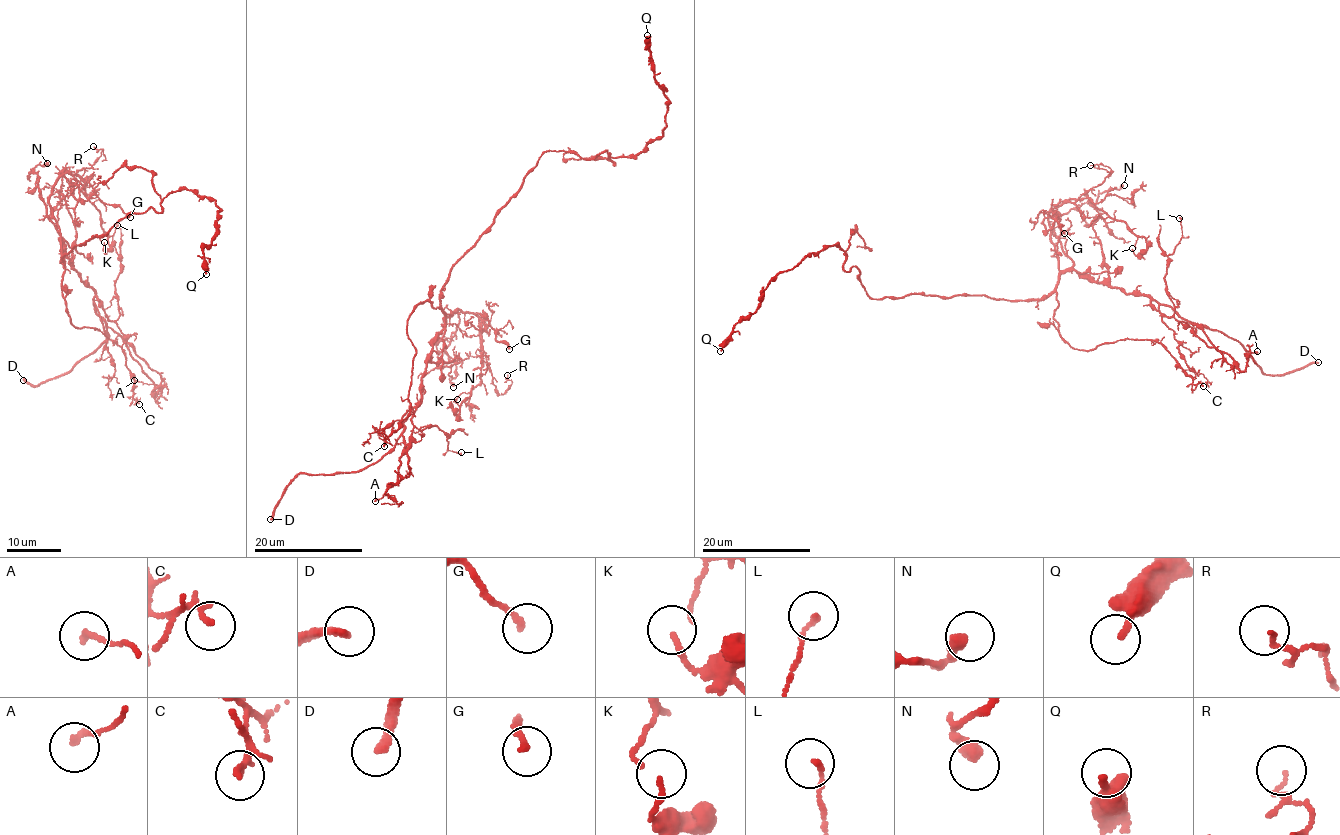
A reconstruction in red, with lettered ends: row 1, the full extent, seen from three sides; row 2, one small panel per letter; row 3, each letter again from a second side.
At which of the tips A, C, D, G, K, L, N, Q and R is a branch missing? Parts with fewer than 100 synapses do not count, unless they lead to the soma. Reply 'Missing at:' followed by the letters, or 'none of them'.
Missing at: D

